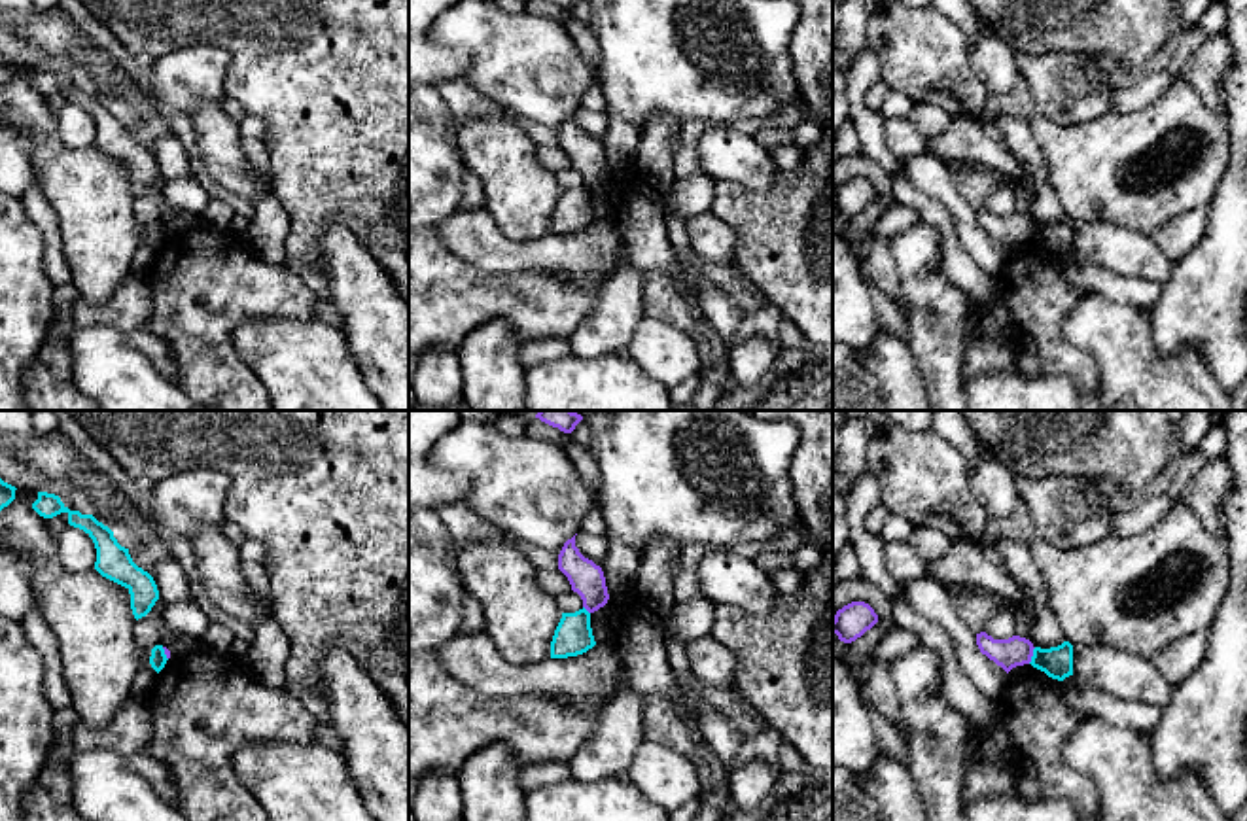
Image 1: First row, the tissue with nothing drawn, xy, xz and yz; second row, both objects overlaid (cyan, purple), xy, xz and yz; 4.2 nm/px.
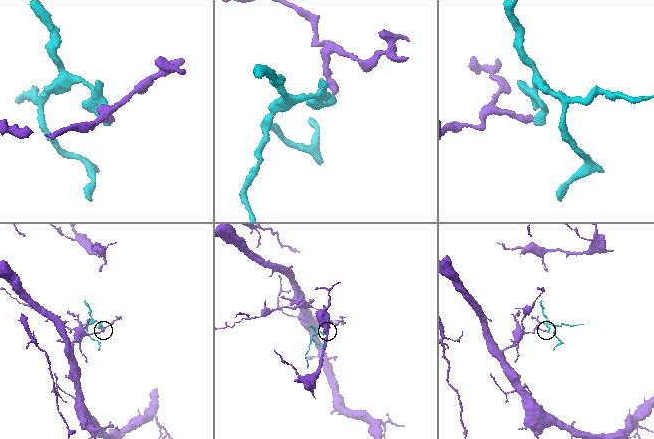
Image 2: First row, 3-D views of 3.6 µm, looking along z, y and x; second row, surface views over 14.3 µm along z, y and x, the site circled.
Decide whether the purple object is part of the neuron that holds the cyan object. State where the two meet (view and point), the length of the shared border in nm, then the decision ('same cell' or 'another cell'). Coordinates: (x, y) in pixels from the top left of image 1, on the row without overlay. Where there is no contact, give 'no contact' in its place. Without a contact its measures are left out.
yz (1034, 231) | 80 nm | another cell

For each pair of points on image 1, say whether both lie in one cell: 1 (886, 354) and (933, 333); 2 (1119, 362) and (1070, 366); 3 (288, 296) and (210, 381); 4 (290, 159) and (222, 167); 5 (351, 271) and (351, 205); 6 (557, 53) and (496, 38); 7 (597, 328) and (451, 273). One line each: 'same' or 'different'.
1: different
2: different
3: same
4: different
5: different
6: same
7: different

